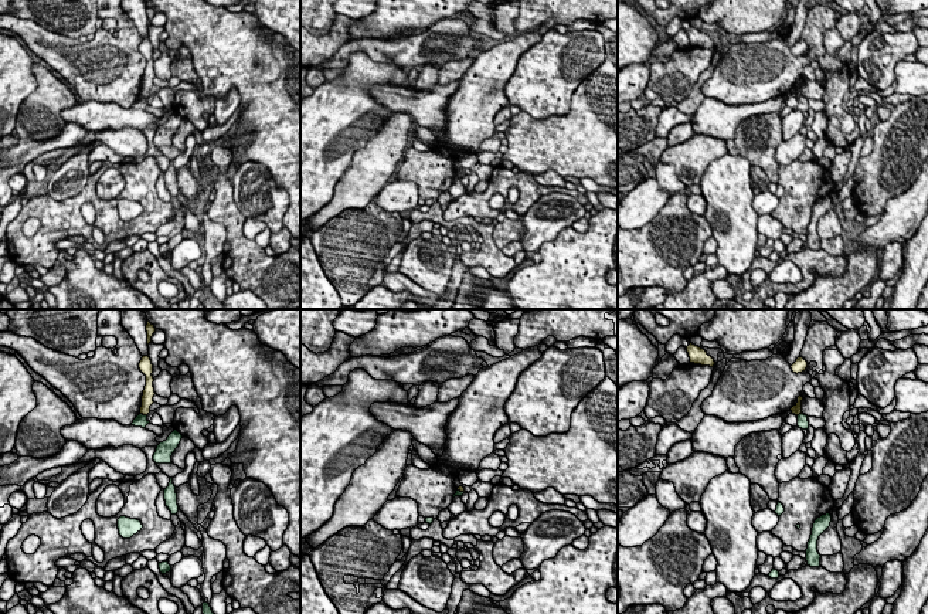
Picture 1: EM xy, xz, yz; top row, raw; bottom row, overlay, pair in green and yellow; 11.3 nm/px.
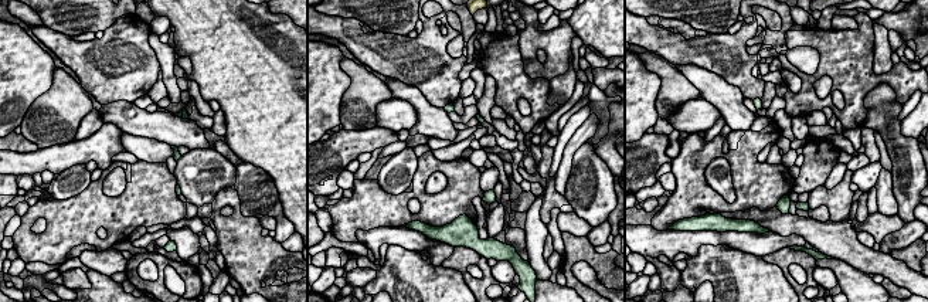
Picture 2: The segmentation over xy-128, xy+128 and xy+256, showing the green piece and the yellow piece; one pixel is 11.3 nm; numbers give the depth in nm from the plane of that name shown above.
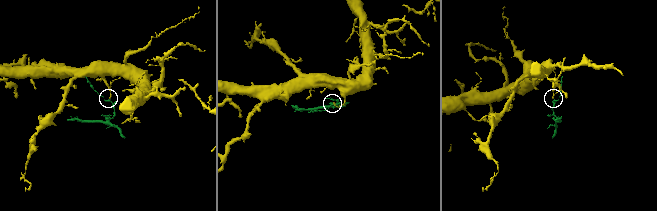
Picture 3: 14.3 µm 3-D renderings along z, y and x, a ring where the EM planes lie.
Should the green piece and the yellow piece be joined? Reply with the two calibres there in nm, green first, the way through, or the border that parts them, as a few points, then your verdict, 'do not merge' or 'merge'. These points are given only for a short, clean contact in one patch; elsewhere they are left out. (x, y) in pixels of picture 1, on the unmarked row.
140/130 nm | along xy (140, 95), (146, 98) | do not merge

